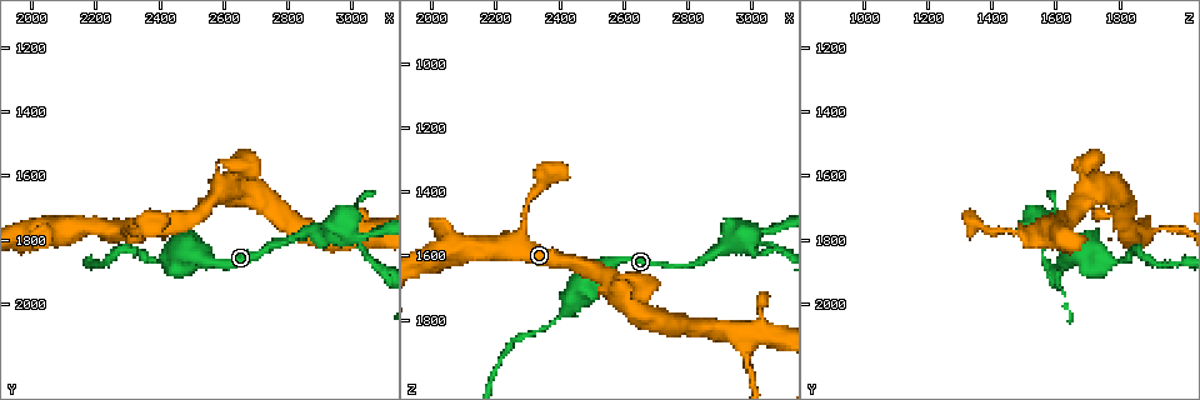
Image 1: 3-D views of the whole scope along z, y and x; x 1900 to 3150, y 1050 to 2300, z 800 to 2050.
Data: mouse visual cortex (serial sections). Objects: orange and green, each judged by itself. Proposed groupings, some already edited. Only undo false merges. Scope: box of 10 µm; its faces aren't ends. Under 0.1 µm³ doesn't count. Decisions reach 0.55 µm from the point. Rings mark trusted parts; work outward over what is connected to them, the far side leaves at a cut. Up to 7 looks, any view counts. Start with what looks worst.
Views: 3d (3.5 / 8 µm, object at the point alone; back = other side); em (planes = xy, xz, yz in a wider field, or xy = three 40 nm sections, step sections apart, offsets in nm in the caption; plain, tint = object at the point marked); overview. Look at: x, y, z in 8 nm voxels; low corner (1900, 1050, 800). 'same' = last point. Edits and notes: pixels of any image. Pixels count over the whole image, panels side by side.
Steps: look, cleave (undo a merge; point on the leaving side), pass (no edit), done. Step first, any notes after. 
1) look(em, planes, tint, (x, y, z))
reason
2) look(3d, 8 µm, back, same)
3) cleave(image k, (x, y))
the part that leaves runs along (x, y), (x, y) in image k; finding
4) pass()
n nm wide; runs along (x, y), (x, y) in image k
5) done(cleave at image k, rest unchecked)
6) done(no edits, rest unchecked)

look(3d, 8 µm, (2610, 1630, 1730))
branch point

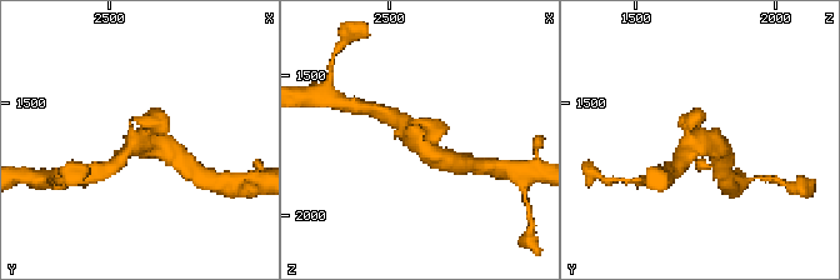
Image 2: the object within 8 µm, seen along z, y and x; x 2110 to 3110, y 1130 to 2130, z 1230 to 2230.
look(em, planes, tint, same)

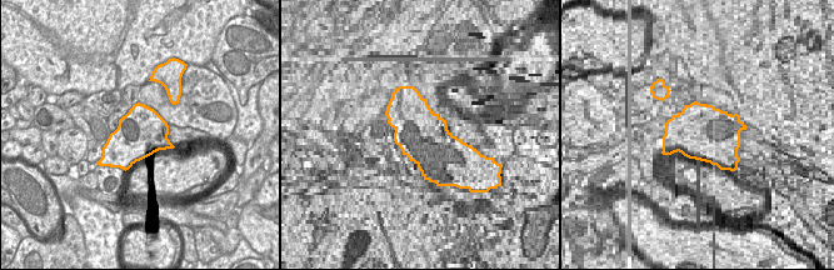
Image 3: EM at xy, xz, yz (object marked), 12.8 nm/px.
pass()
runs along (395, 120), (423, 146), (446, 161) in image 2; continuous, no second cell

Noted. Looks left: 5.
look(3d, 3.5 µm, (2970, 1790, 1880))
three arms meet

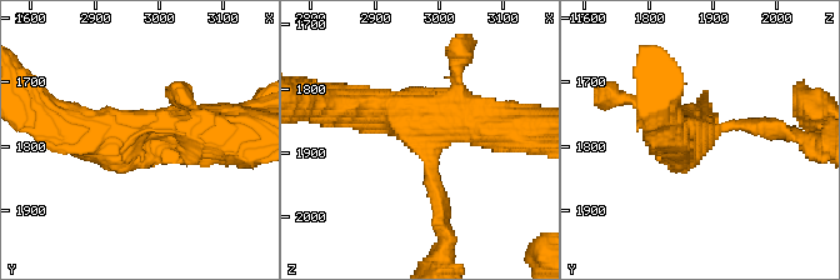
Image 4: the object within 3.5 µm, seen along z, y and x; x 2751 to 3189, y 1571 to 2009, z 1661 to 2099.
look(em, planes, tint, (2970, 1780, 1870))

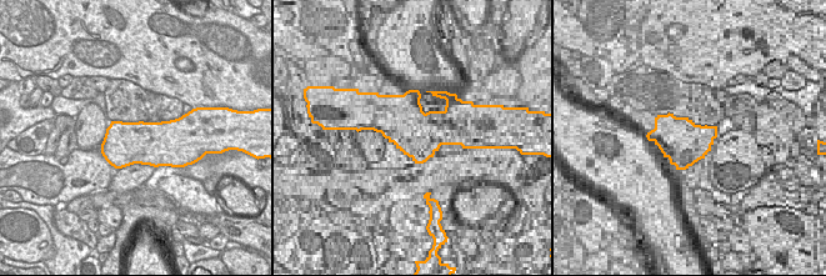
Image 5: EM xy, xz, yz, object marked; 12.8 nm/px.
pass()
runs along (344, 106), (420, 135), (501, 121) in image 4; continuous, no second cell

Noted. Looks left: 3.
look(3d, 3.5 µm, (2300, 1770, 1430))
sudden change in width

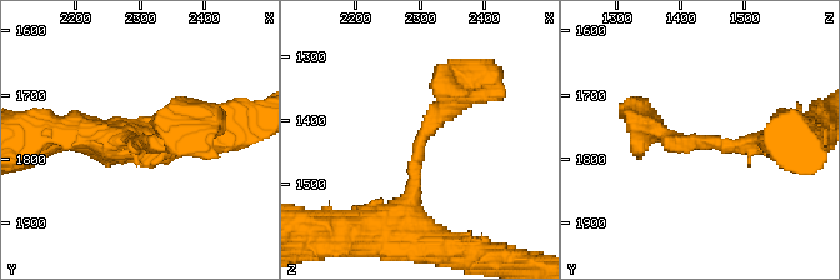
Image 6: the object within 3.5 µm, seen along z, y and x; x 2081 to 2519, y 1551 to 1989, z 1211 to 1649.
look(em, xy, step 5, tint, (2300, 1775, 1435))
arms of 250, 250 nm; shape alone is not enough

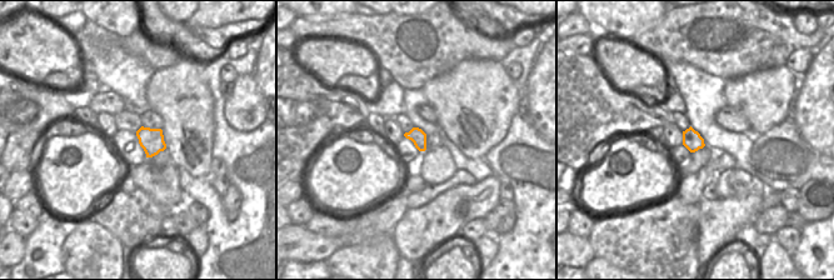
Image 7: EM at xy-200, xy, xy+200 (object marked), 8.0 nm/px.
pass()
runs along (411, 224), (419, 141), (473, 84) in image 6; all the same cell

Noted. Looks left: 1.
done(no edits, rest unchecked)

